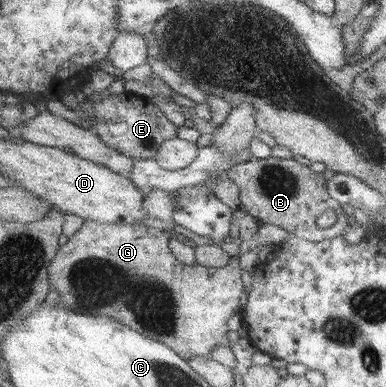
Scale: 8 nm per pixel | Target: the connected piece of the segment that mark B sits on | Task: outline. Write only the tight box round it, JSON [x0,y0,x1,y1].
[225,156,349,243]

